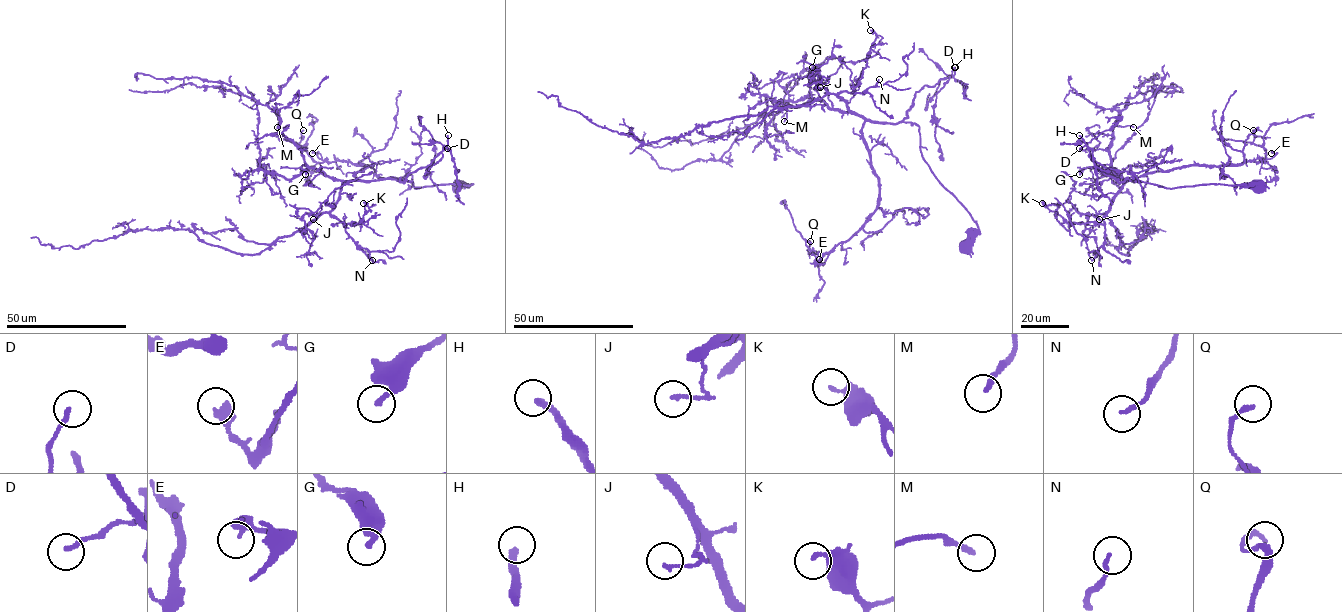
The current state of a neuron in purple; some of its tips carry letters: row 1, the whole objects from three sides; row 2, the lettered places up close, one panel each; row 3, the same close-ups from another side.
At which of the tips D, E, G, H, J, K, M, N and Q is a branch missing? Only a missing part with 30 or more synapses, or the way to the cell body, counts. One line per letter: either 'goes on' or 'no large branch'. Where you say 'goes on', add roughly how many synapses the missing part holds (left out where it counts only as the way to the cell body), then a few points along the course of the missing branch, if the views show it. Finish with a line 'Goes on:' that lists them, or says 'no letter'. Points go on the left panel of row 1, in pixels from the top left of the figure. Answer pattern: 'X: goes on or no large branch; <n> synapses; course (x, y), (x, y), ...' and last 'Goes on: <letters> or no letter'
D: goes on; 35 synapses; course (447, 148), (443, 160), (425, 166), (435, 170)
E: no large branch
G: no large branch
H: goes on; 40 synapses; course (448, 135), (449, 122), (457, 109), (455, 94)
J: no large branch
K: no large branch
M: no large branch
N: no large branch
Q: no large branch
Goes on: D, H

